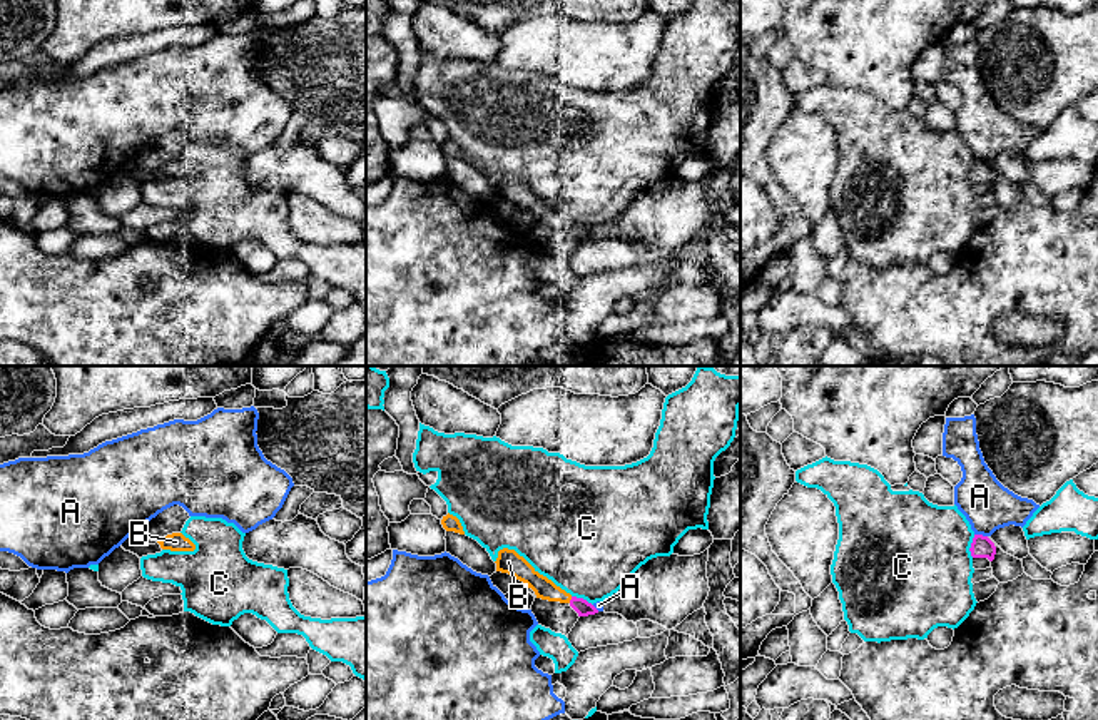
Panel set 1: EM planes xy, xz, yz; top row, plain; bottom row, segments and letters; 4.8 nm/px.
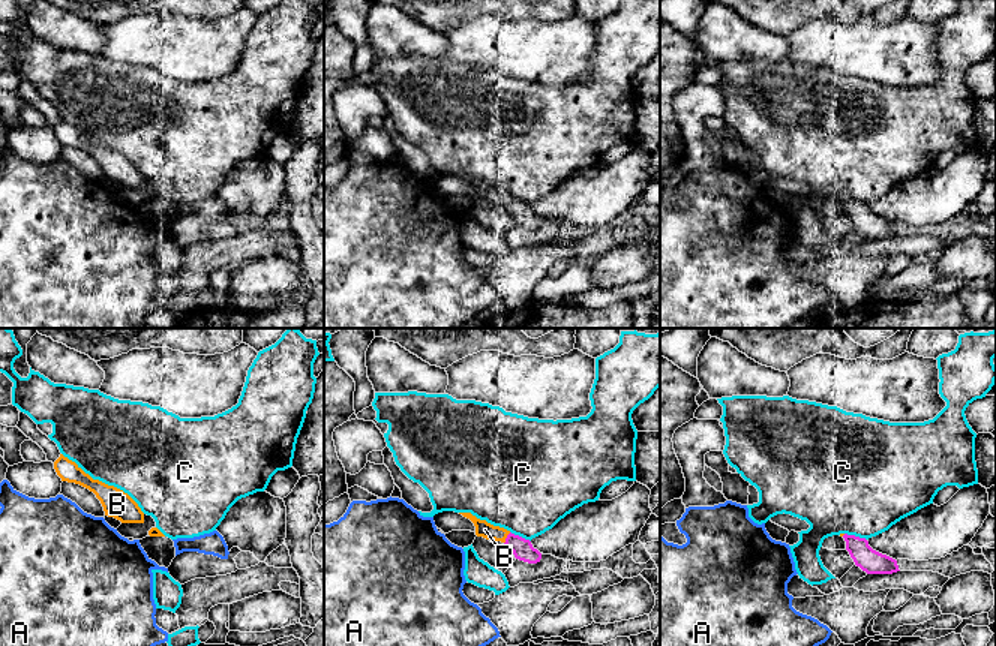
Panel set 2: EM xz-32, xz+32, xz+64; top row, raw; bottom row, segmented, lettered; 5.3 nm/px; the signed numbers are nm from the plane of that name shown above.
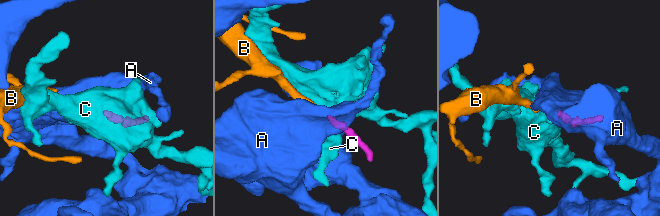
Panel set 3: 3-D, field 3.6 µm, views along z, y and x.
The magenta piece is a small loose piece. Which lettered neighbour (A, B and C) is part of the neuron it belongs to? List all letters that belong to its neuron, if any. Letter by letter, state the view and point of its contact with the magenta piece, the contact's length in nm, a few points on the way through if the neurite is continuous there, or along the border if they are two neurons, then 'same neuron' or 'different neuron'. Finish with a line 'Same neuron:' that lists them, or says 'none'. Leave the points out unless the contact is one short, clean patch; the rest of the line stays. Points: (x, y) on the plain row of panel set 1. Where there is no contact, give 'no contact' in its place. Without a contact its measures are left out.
A: meets magenta in yz at (981, 161); contact 70 nm long; different neuron
B: meets magenta in xz at (570, 226); contact 40 nm long; same neuron
C: meets magenta in yz at (971, 172); contact 110 nm long; different neuron
Same neuron: B

